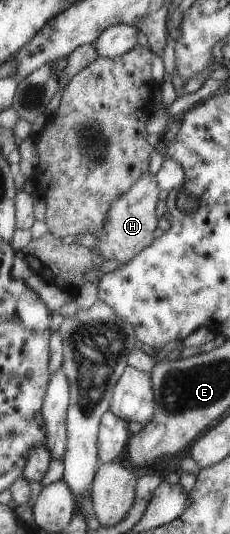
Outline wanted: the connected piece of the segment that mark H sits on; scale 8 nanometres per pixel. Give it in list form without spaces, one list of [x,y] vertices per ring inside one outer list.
[[[152,173],[142,175],[142,179],[136,181],[136,185],[132,185],[132,189],[128,193],[124,193],[124,197],[120,197],[118,201],[114,201],[116,205],[112,205],[112,211],[108,213],[108,221],[104,223],[104,227],[100,231],[96,231],[95,237],[98,238],[98,255],[102,255],[106,260],[115,259],[120,262],[128,262],[144,252],[144,249],[152,246],[156,237],[154,237],[154,229],[158,227],[158,201],[160,201],[160,187],[158,187],[158,179]]]

